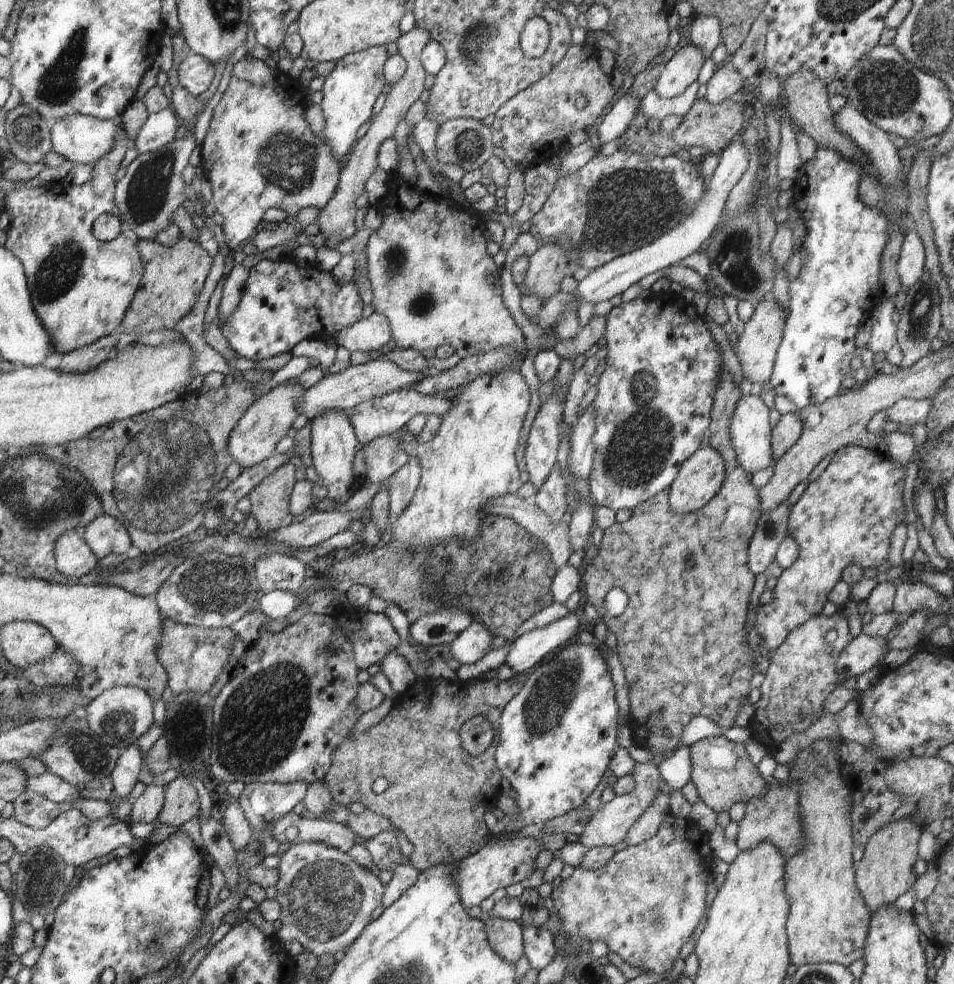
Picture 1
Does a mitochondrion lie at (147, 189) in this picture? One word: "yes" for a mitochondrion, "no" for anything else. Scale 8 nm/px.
yes

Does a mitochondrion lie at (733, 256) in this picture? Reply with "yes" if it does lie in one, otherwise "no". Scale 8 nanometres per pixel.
yes

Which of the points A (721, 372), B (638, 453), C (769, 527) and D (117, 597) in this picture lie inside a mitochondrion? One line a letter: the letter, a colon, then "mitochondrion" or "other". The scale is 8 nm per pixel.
A: other
B: mitochondrion
C: mitochondrion
D: other

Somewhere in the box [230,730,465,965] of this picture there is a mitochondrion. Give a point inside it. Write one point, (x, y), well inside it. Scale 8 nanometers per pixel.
(323, 899)

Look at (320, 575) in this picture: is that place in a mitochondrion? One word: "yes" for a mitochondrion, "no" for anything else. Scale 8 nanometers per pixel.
no

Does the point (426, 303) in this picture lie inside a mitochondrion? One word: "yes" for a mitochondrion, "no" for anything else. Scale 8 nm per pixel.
yes

